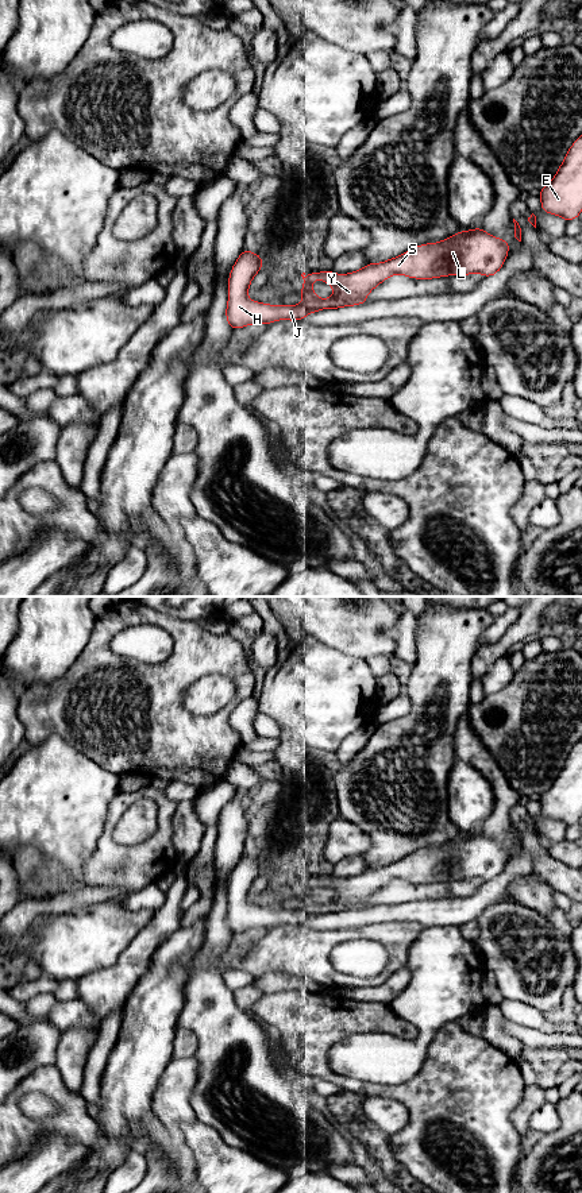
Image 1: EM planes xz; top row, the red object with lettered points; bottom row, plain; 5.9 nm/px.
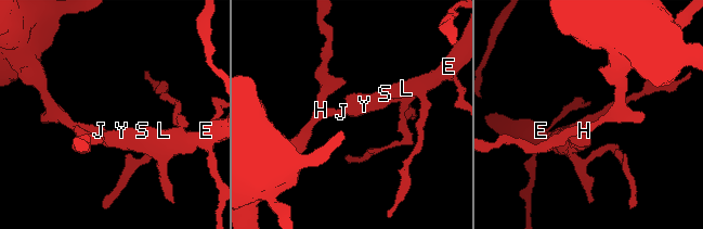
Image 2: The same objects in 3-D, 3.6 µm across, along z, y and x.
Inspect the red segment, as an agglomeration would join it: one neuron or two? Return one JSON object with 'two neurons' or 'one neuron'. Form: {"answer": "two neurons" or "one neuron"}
{"answer": "two neurons"}

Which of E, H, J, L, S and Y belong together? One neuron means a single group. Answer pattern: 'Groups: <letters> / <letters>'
Groups: E L S Y / H J

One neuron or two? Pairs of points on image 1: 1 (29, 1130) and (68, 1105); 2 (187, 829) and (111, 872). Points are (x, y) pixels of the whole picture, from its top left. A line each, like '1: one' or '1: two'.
1: one
2: two

